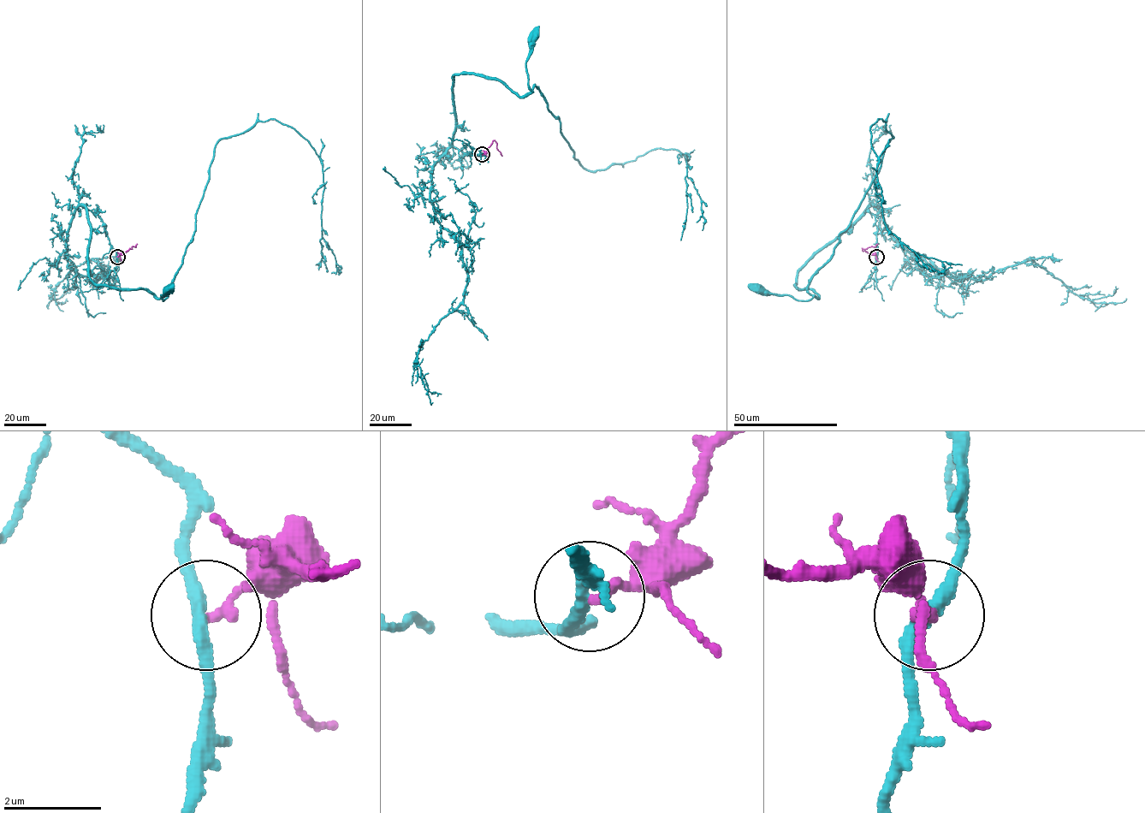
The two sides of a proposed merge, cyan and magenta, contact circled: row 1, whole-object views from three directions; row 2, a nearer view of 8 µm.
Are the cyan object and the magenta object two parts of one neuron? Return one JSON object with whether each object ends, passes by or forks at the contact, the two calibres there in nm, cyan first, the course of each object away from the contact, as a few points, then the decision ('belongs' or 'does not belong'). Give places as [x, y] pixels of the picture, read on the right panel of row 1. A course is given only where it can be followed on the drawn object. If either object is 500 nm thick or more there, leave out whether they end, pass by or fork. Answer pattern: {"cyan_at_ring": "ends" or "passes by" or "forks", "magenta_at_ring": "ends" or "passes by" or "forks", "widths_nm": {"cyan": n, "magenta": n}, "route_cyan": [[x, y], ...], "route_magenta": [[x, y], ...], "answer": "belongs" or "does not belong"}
{"cyan_at_ring": "passes by", "magenta_at_ring": "ends", "widths_nm": {"cyan": 260, "magenta": 200}, "route_cyan": [[876, 257], [875, 219], [866, 210], [798, 273], [796, 286], [810, 289], [818, 298], [796, 300], [759, 289]], "route_magenta": [[876, 257], [862, 250], [878, 243]], "answer": "does not belong"}

